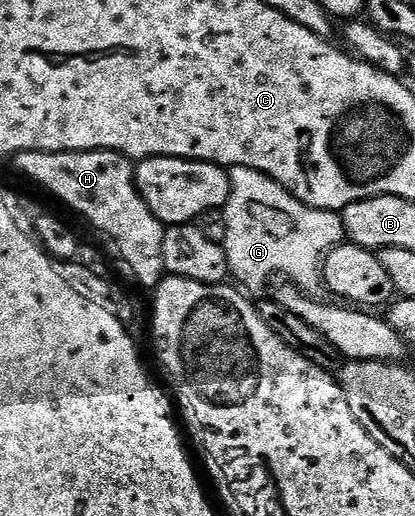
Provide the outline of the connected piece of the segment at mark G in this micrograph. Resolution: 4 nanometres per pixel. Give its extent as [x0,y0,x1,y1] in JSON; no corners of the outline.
[223,167,344,295]

